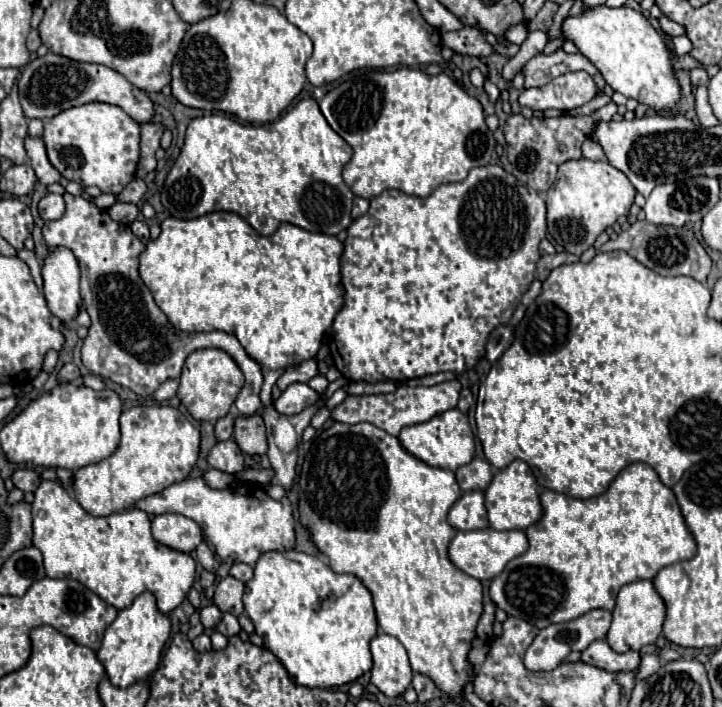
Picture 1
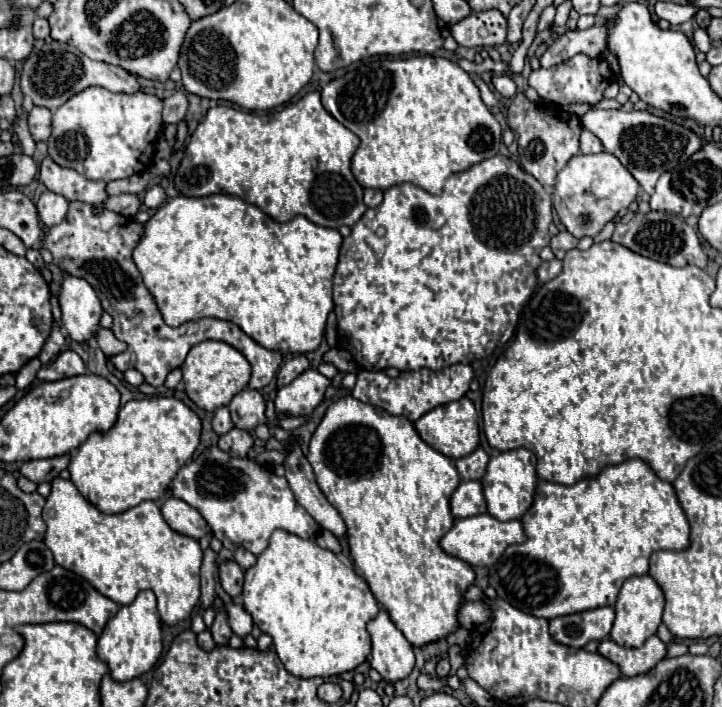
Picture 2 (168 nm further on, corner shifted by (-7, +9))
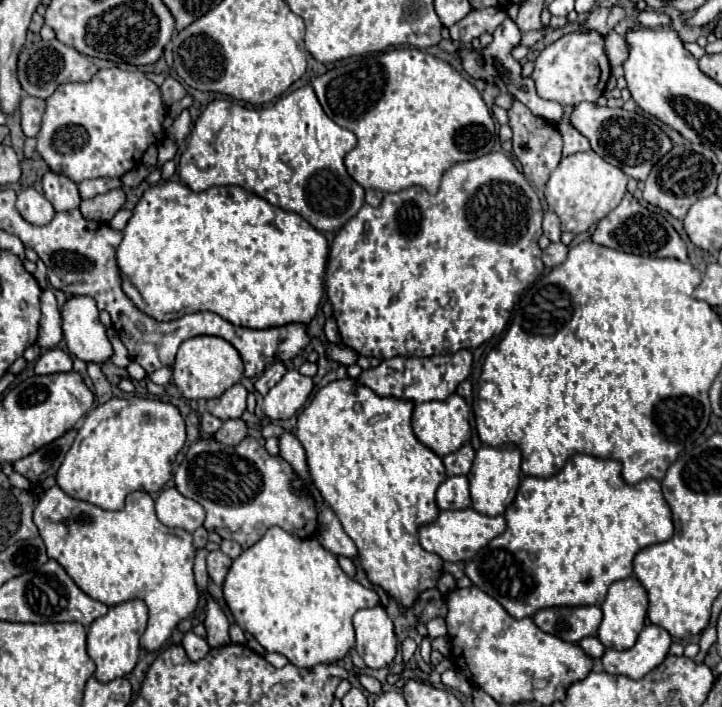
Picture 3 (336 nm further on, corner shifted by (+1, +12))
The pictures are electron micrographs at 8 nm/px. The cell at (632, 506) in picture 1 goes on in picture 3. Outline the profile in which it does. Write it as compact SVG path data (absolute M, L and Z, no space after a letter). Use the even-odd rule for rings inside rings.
M574 454L568 458L562 472L556 476L526 476L518 488L516 500L508 506L504 516L508 522L506 532L482 548L474 560L466 562L466 576L474 586L498 600L514 618L534 616L542 608L600 606L612 582L632 576L632 562L638 550L666 542L674 534L672 512L662 496L658 480L646 478L638 484L628 484L622 478L620 460L588 454Z

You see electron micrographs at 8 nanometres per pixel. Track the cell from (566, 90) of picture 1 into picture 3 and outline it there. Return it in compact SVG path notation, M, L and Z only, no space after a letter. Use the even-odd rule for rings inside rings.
M570 32L556 40L554 44L546 46L538 58L534 60L532 80L536 82L536 92L544 100L554 100L562 106L566 104L580 104L584 100L596 102L610 78L610 64L604 54L604 38L596 36L596 32L578 34Z

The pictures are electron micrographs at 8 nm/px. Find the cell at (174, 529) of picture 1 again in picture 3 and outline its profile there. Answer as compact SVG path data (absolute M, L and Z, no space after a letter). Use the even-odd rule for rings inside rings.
M166 488L156 498L156 516L168 528L184 528L194 534L194 530L204 522L204 508L182 496L176 488Z

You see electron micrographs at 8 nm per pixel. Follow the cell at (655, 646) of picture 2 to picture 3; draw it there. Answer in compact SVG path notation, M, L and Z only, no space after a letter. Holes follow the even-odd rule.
M650 624L640 632L638 642L630 650L606 650L600 662L608 674L624 674L638 680L664 660L670 644L670 634Z

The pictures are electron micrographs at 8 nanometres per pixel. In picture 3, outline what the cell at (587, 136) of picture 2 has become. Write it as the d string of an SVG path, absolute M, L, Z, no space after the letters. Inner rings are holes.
M564 106L564 118L558 122L558 130L560 130L562 140L564 140L564 150L562 150L564 156L590 150L588 138L584 138L584 136L570 124L570 114L572 114L572 110L574 110L574 106Z

